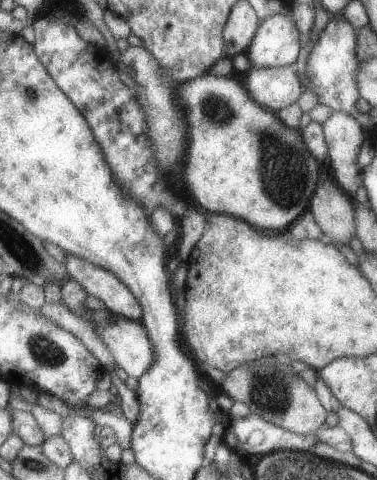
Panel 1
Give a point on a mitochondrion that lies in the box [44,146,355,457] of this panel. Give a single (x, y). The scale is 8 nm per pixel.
(269, 393)

